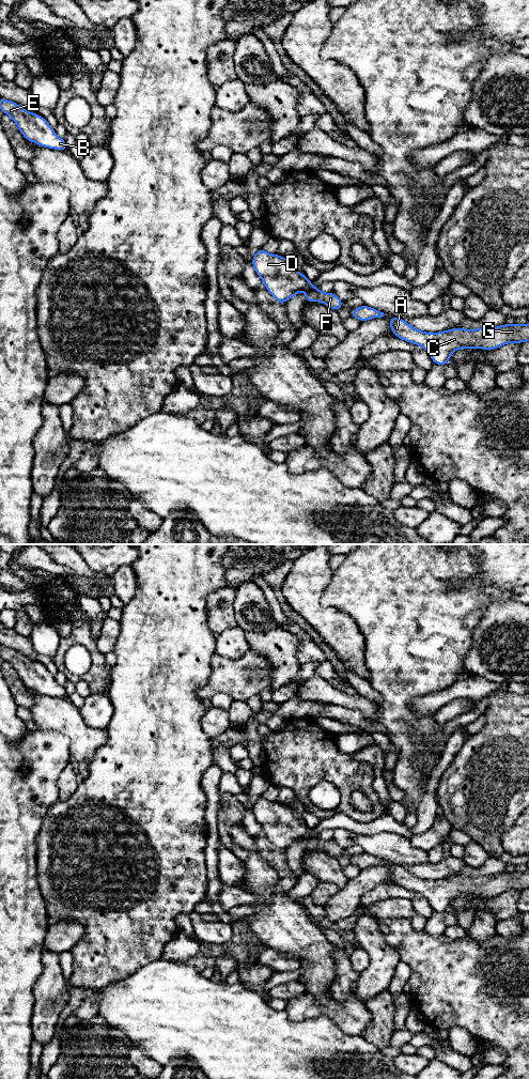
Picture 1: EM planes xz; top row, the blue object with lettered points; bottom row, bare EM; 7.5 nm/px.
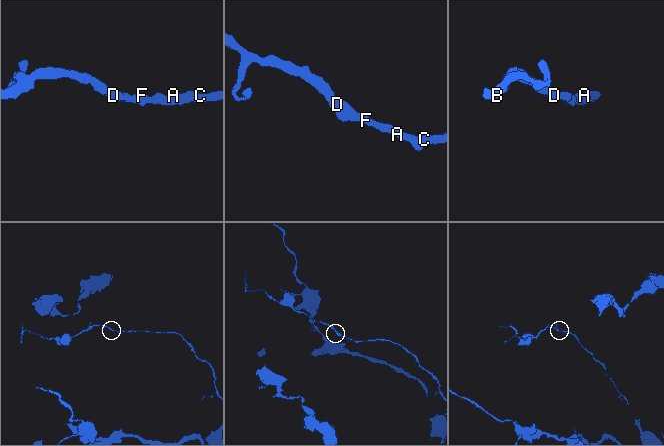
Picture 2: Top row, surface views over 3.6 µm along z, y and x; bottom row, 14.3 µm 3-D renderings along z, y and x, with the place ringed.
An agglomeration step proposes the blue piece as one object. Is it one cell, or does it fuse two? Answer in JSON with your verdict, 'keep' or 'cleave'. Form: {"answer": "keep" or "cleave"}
{"answer": "keep"}

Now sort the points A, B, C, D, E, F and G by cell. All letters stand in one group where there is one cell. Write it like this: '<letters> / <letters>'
A B C D E F G

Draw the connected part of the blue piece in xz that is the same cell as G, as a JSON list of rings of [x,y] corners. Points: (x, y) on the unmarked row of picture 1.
[[[389,863],[390,877],[395,884],[421,893],[436,912],[449,911],[451,900],[461,896],[496,897],[507,891],[529,889],[528,872],[503,872],[497,875],[464,877],[452,876],[425,880],[407,872],[404,866]]]

